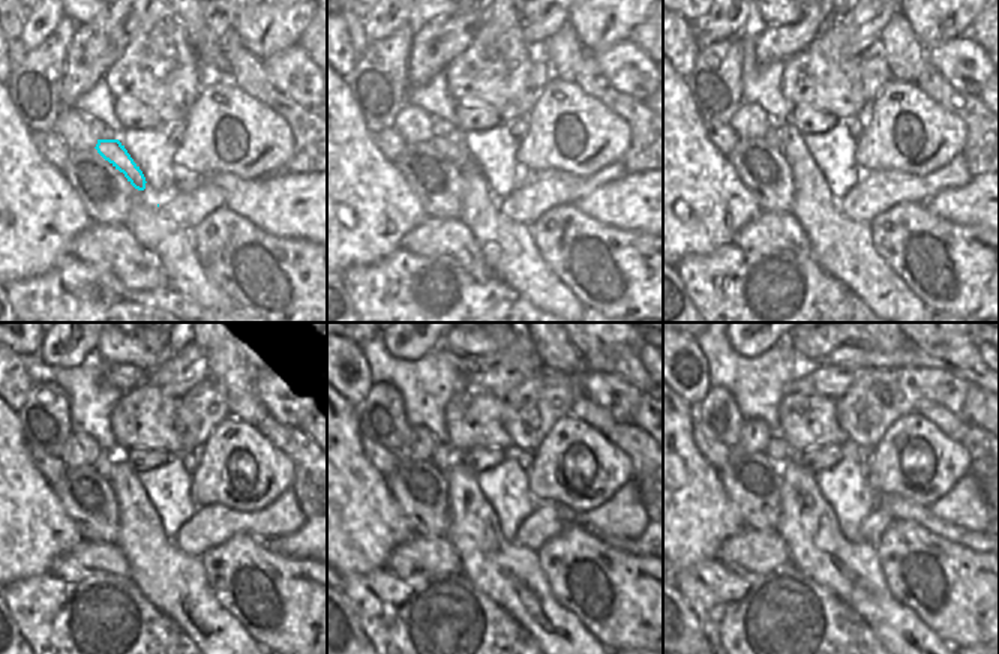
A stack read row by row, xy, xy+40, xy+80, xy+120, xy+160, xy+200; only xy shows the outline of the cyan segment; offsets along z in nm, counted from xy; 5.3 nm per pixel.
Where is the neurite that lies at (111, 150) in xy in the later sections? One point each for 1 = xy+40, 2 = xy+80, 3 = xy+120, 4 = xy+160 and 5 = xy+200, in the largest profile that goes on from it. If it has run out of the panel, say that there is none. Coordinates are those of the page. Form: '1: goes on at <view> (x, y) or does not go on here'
1: goes on at xy+40 (456, 152)
2: goes on at xy+80 (771, 137)
3: goes on at xy+120 (105, 458)
4: goes on at xy+160 (443, 458)
5: goes on at xy+200 (779, 452)

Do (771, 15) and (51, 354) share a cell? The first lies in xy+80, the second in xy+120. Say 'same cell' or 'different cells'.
different cells

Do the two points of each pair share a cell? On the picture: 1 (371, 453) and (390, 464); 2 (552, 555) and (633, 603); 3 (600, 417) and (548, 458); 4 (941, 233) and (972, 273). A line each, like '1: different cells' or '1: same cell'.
1: same cell
2: same cell
3: different cells
4: same cell

